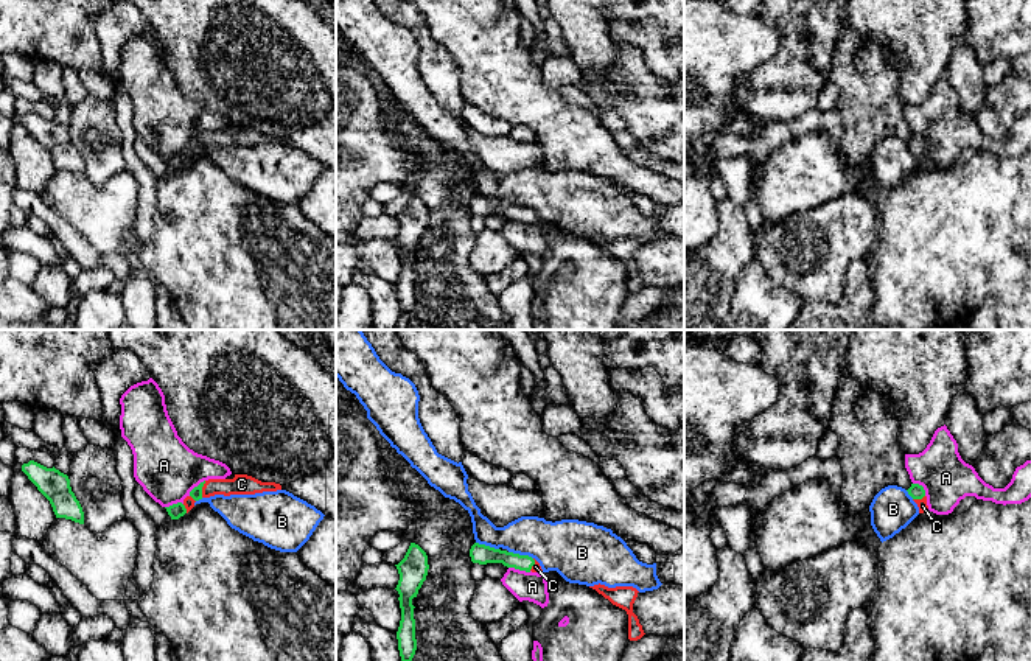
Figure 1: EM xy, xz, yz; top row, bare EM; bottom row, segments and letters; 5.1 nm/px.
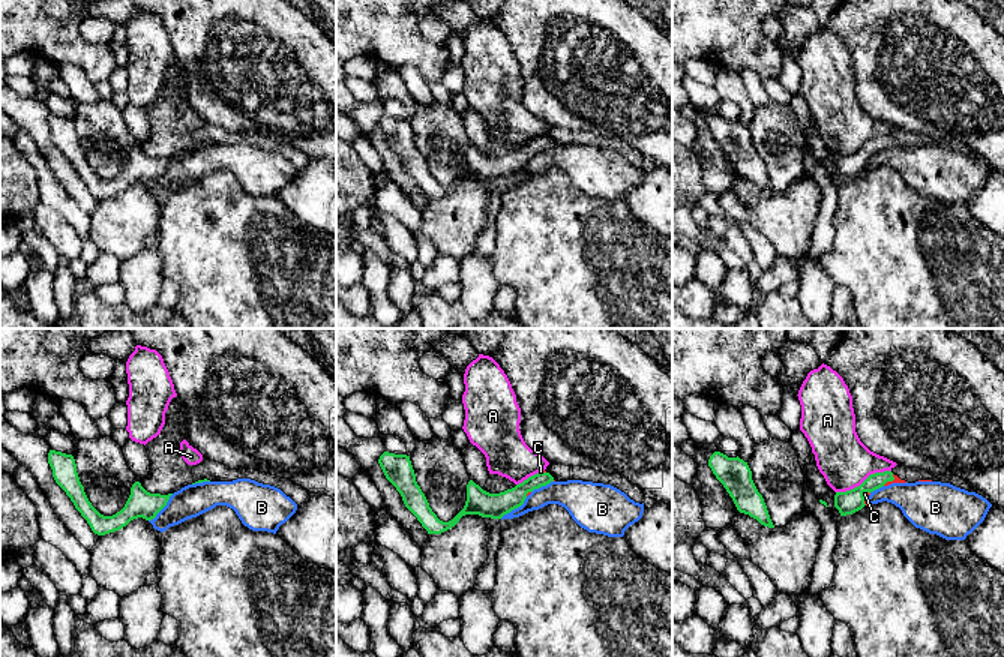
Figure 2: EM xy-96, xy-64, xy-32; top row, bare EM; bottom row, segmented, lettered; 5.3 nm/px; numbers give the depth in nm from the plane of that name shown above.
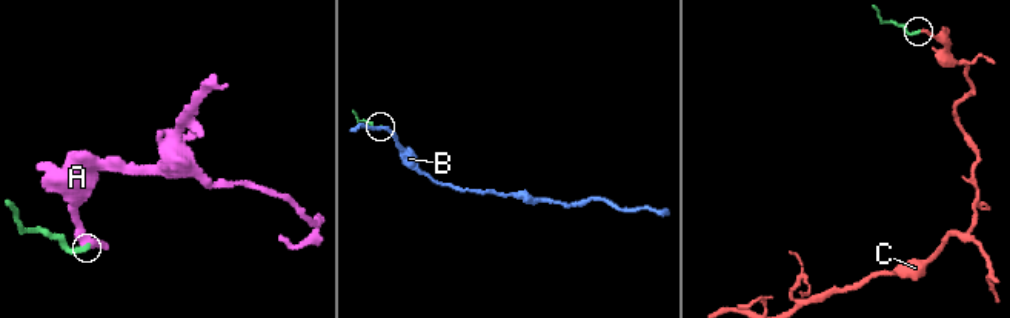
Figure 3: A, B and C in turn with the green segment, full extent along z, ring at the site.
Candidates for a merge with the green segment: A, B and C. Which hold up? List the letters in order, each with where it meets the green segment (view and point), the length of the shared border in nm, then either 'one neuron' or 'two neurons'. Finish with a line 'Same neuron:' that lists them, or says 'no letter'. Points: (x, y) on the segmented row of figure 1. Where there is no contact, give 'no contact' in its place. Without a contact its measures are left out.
A: meets green in xz at (520, 570); contact 120 nm long; two neurons
B: meets green in xz at (521, 556); contact 130 nm long; two neurons
C: meets green in xy at (201, 489); contact 90 nm long; one neuron
Same neuron: C

